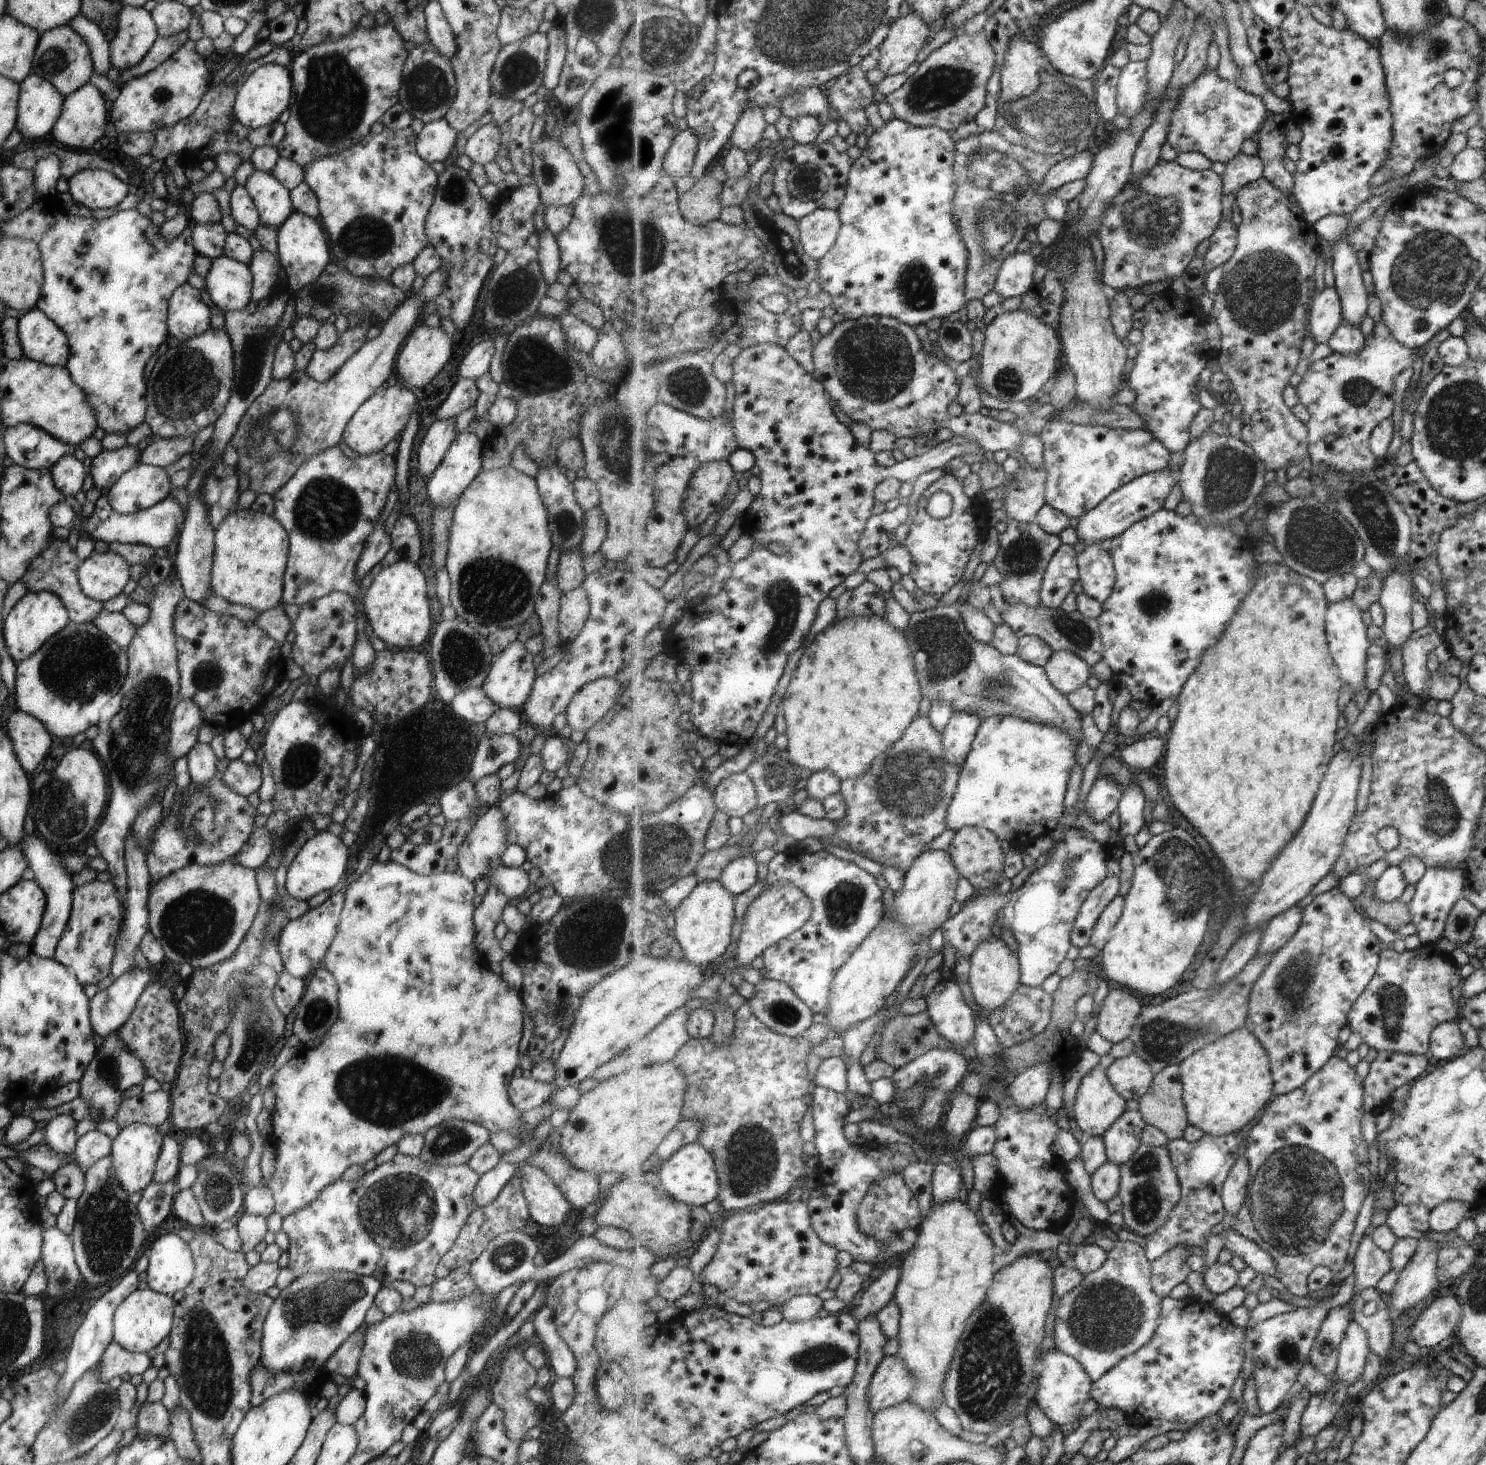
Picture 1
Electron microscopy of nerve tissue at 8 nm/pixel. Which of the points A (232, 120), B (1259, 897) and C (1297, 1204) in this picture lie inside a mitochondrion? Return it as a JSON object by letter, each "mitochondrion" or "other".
{"A":"other","B":"other","C":"mitochondrion"}

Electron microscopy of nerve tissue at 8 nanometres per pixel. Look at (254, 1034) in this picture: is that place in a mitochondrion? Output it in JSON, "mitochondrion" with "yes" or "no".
{"mitochondrion":"yes"}

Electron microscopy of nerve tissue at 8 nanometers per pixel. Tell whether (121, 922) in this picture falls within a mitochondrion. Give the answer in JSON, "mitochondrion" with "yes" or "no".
{"mitochondrion":"no"}

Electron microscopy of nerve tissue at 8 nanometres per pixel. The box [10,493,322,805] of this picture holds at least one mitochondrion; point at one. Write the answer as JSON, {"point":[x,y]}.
{"point":[136,731]}

